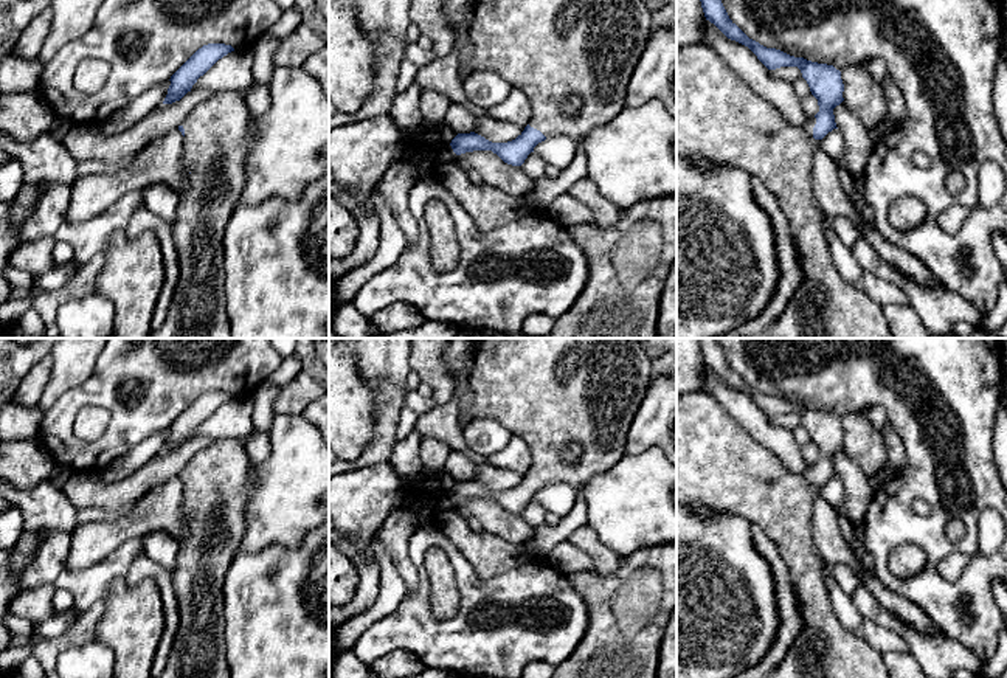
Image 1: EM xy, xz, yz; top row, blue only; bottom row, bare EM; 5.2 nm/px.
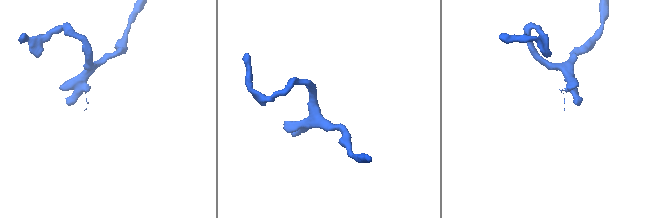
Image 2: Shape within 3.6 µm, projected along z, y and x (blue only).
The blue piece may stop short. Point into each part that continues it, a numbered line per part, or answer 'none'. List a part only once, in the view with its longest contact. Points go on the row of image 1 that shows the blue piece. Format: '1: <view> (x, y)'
1: yz (719, 115)

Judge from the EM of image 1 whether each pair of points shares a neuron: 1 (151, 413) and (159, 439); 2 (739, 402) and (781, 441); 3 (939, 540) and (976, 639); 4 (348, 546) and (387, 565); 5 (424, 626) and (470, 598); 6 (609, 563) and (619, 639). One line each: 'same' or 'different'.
1: different
2: same
3: same
4: different
5: same
6: different

